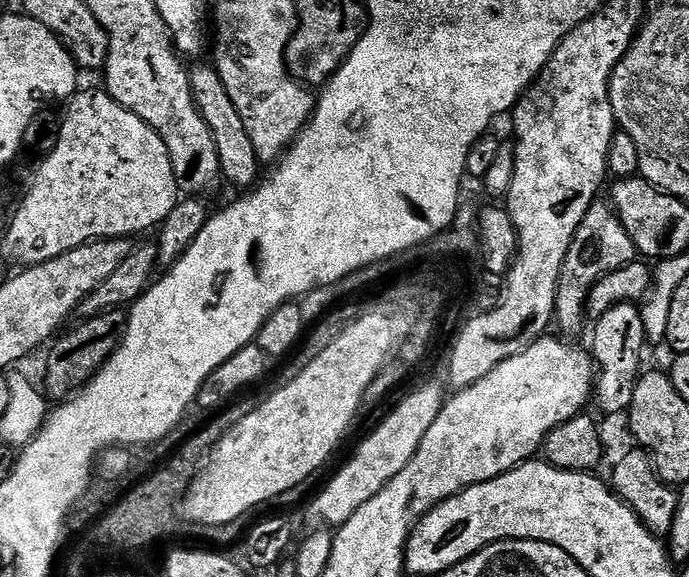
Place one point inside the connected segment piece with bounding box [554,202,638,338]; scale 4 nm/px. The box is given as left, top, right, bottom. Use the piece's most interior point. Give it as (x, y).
(601, 245)

